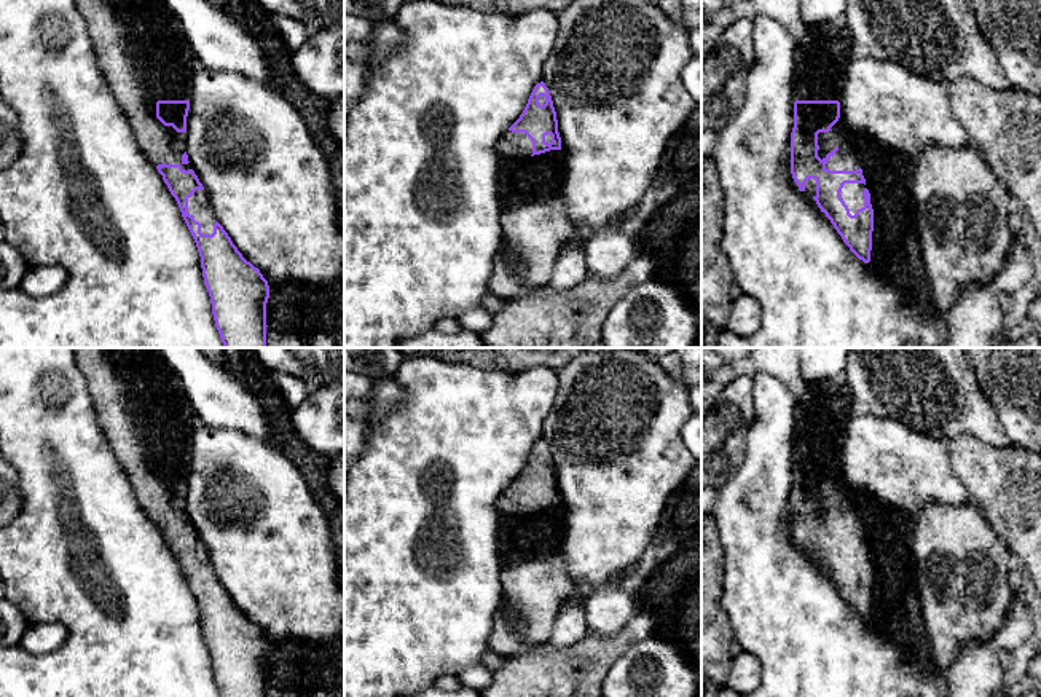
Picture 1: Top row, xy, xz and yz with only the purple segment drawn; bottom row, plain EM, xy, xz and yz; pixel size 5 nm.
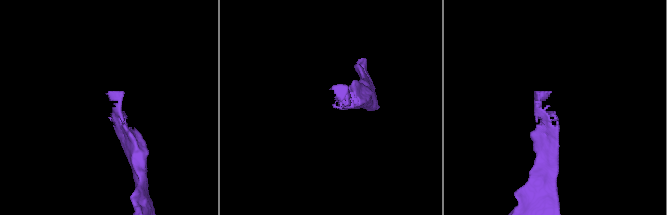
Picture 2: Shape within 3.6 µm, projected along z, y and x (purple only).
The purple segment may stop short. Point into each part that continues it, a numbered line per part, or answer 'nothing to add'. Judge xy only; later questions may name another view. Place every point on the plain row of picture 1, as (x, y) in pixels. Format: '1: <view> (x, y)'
1: xy (141, 407)

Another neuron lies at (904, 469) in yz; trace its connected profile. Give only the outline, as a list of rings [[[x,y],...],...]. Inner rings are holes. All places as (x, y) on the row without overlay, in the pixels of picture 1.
[[[872,415],[848,418],[840,439],[840,480],[858,502],[862,496],[913,520],[929,506],[960,506],[969,502],[964,485],[949,459],[949,443],[918,432],[899,421]]]

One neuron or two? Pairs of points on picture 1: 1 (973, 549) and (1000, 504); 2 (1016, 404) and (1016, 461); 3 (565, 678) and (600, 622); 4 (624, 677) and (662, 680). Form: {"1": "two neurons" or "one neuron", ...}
{"1": "two neurons", "2": "two neurons", "3": "two neurons", "4": "one neuron"}

